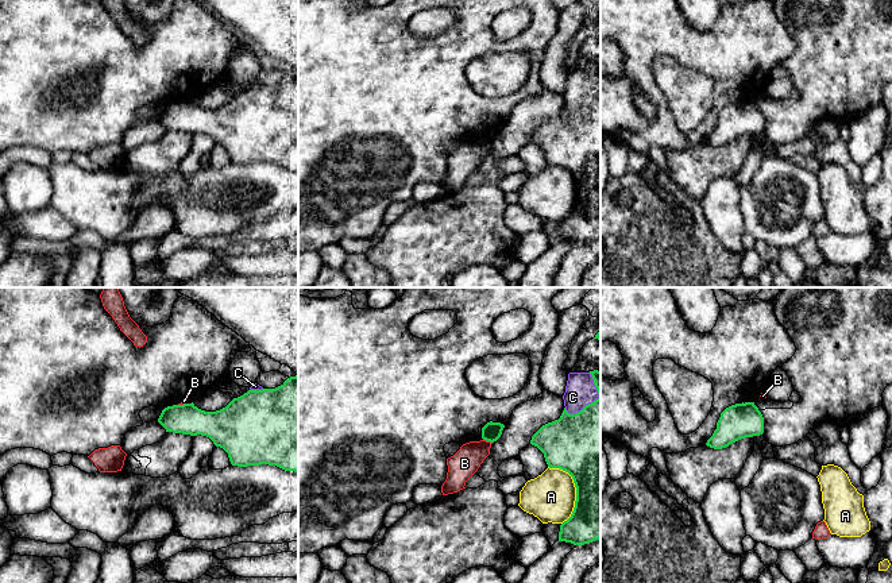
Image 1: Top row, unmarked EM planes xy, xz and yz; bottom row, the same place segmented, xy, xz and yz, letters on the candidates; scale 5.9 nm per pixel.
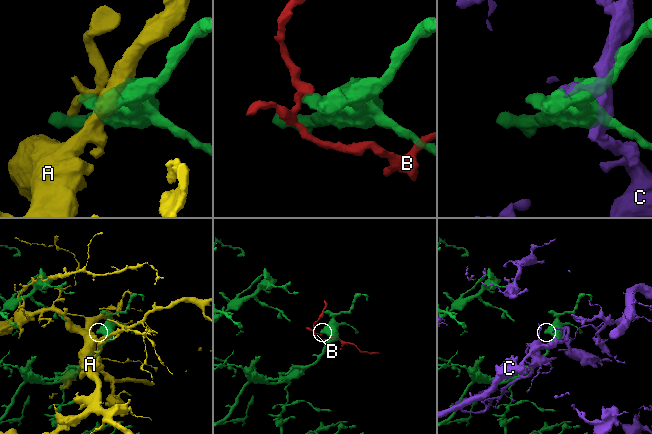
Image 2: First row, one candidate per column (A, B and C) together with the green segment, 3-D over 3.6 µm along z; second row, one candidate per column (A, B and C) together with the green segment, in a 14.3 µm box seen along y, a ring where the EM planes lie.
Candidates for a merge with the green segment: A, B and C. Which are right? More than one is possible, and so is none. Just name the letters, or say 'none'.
none

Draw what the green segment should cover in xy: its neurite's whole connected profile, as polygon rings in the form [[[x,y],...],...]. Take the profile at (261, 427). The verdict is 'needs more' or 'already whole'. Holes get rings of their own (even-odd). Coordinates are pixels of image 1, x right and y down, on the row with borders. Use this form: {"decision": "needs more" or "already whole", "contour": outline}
{"decision": "already whole", "contour": [[[298,375],[275,389],[248,390],[216,412],[198,409],[193,402],[167,406],[158,422],[166,432],[206,436],[223,448],[232,466],[277,466],[298,472]]]}

